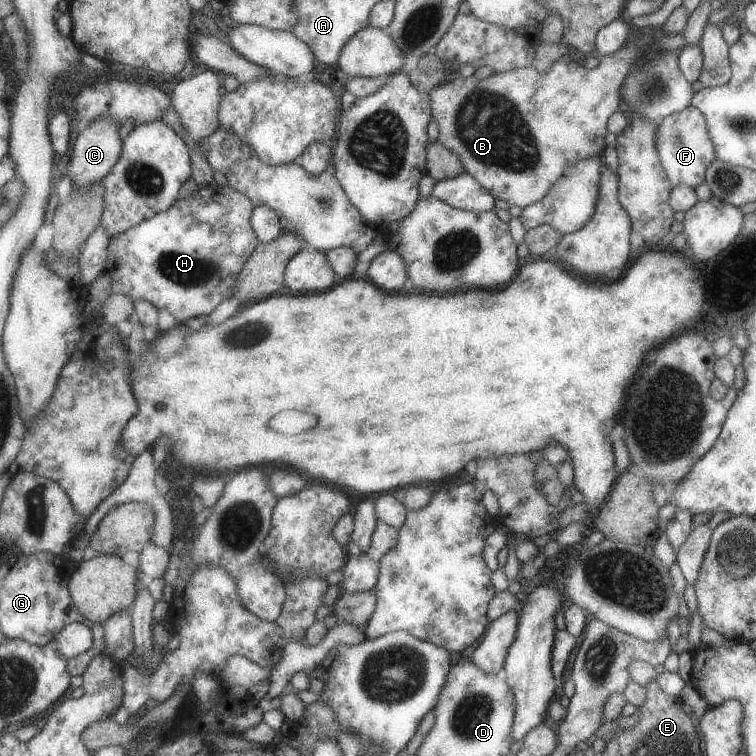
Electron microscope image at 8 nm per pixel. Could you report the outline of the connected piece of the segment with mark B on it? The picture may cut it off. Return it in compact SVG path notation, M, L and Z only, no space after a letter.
M658 28L633 29L630 39L614 53L598 55L598 66L587 69L579 66L575 57L557 59L548 71L538 73L533 67L493 73L483 80L473 75L466 79L455 78L453 82L439 84L428 92L430 115L438 126L436 140L455 153L467 171L493 198L510 205L525 208L543 198L562 176L567 167L579 160L601 157L606 147L605 122L613 112L622 109L620 88L624 78L650 50L648 44Z

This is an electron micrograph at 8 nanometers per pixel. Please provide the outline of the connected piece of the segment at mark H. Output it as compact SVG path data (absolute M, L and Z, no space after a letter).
M214 184L213 186L200 188L187 198L180 198L169 210L140 222L138 225L126 230L125 233L118 234L117 237L112 238L108 248L108 264L105 270L105 274L109 275L112 279L112 291L130 296L134 302L141 299L152 302L157 308L166 310L169 314L173 315L179 324L187 324L197 317L205 317L211 314L223 300L234 296L234 290L237 289L238 276L242 273L246 262L250 260L255 249L261 243L252 225L252 216L255 209L254 202L246 194L240 193L229 185L222 188Z

